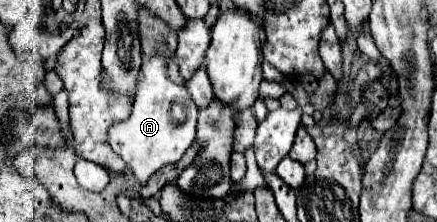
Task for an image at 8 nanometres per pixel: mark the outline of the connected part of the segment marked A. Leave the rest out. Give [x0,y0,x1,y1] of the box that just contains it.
[109,43,197,183]

